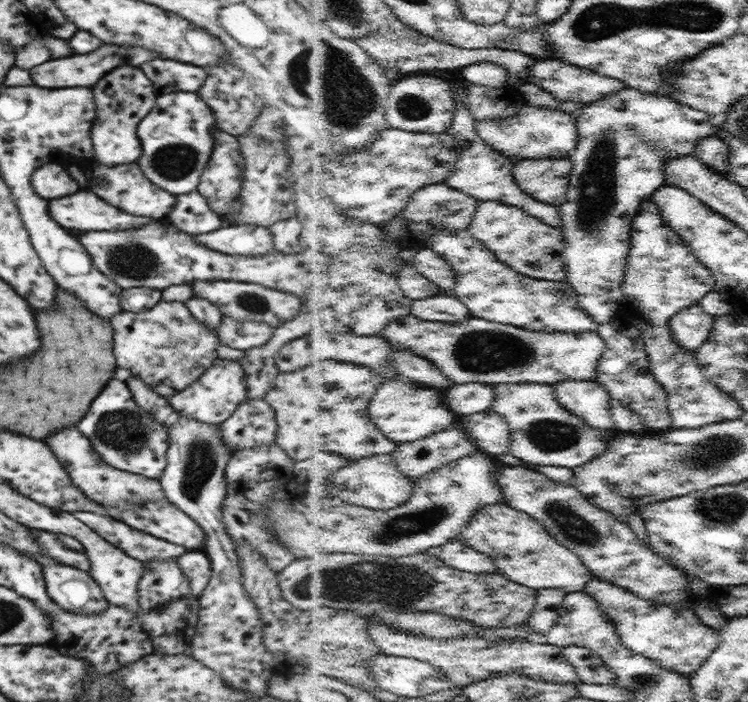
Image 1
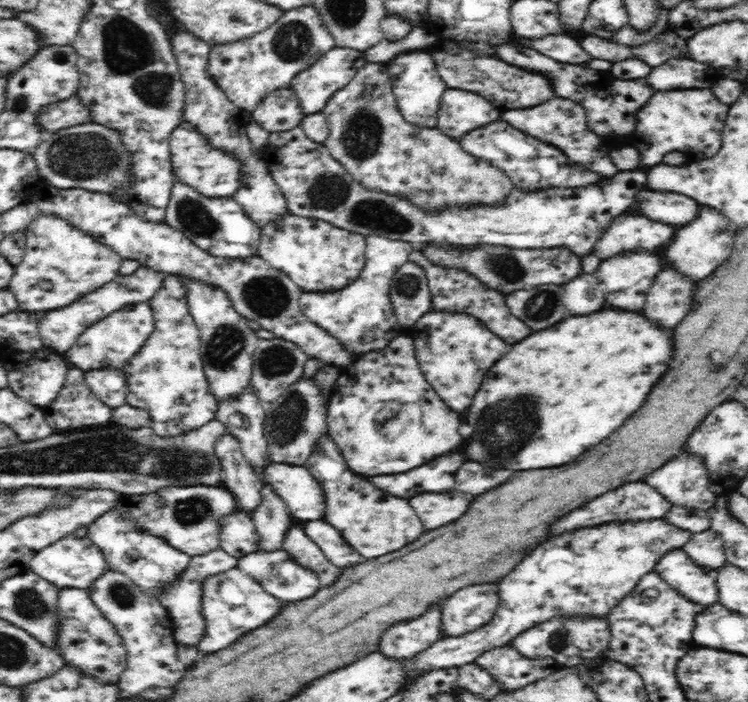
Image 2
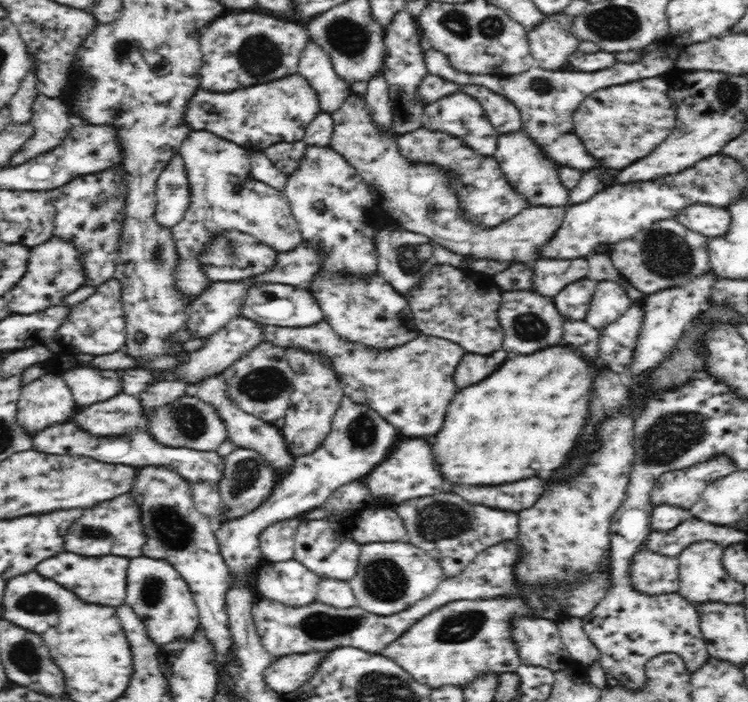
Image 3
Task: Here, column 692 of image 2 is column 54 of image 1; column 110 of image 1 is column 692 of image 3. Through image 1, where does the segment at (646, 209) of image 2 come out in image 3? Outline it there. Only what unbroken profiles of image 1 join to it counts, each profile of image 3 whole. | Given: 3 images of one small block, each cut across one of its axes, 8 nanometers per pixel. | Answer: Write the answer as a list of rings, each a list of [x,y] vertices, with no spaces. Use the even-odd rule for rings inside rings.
[[[694,204],[686,208],[682,214],[676,216],[676,220],[691,231],[700,232],[709,238],[724,236],[732,224],[728,210],[722,208],[716,210],[714,206],[706,206],[706,204]]]

